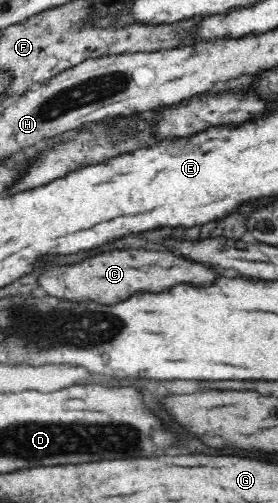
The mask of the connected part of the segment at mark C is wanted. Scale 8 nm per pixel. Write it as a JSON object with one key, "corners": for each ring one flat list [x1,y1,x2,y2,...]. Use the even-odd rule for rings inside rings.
{"corners":[[128,249,128,251,110,251,110,253,100,253,92,259,82,261,80,265,68,265,68,267,56,267,56,265,46,265,38,283,42,289,58,299,66,301,96,301,102,305,114,305,130,295,144,291,144,293,162,293,174,287,174,283,190,283,196,287,206,287,216,281,220,273,212,271,200,263,194,263,184,257,174,257,172,253,164,251,138,251,138,249]]}

